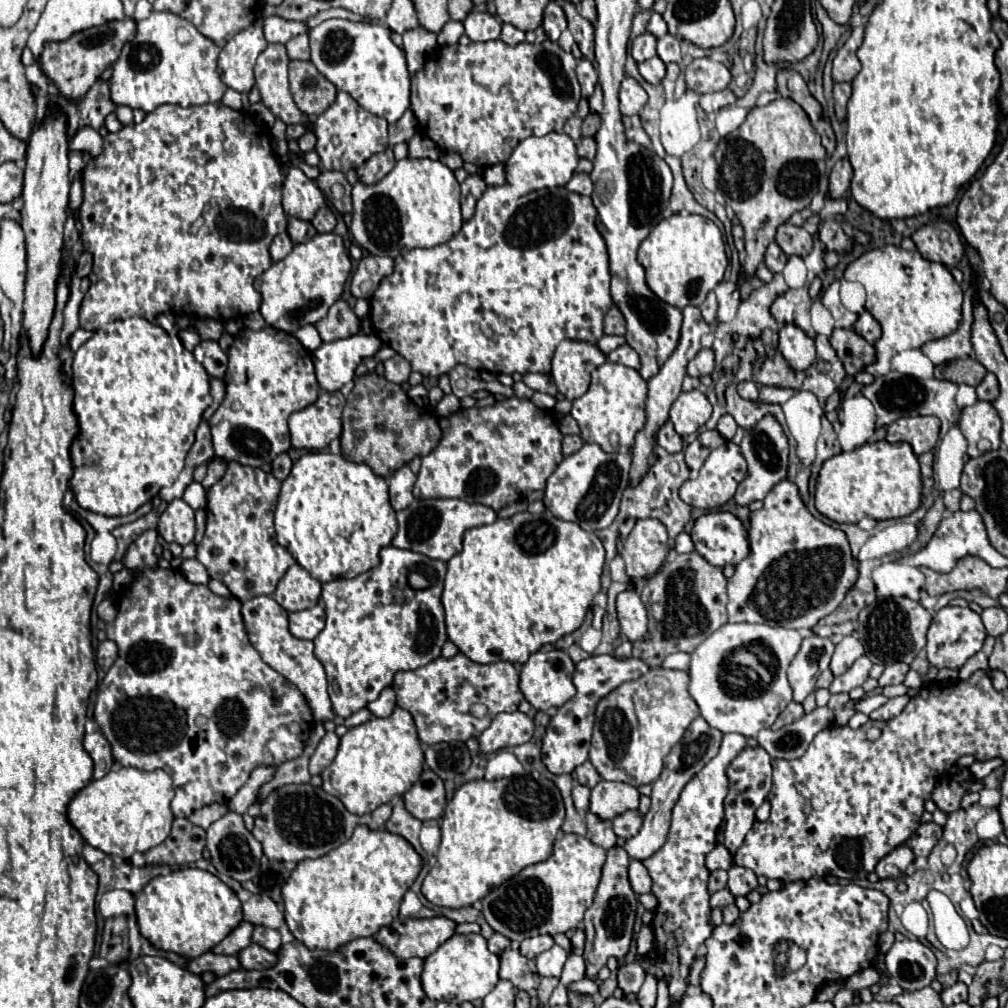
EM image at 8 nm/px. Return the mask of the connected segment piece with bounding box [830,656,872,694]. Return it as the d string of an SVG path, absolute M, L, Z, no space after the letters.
M860 656L842 676L834 678L834 682L830 684L830 692L832 694L850 692L852 688L862 686L870 676L870 668L872 668L872 662L866 656Z

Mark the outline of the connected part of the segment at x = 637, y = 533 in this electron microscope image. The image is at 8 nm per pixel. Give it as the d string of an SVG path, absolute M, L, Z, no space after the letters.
M652 518L638 520L636 526L632 528L632 532L628 534L628 538L624 540L624 546L622 546L622 558L626 562L626 574L632 580L634 578L650 578L652 574L656 574L658 568L662 566L666 554L668 554L668 546L662 544L666 540L668 540L668 534L666 534L664 524L660 524L660 520L652 520Z

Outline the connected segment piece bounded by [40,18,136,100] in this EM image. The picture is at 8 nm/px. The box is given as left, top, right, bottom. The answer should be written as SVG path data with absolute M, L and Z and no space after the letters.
M132 18L120 22L108 22L98 28L88 28L64 42L46 44L40 56L40 66L44 74L58 86L60 94L72 100L80 100L88 92L88 88L96 82L96 78L102 76L102 72L114 64L114 60L120 56L120 48L128 40L132 40L134 34L136 34L136 20Z

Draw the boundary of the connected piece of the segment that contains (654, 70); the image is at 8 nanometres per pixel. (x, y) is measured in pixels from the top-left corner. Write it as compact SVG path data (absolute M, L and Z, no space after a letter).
M654 56L654 58L646 60L646 62L640 62L640 64L638 64L638 70L640 70L642 78L644 78L646 82L650 82L650 84L662 82L662 78L664 78L664 74L666 74L666 66L664 66L664 62L662 62L658 56Z

